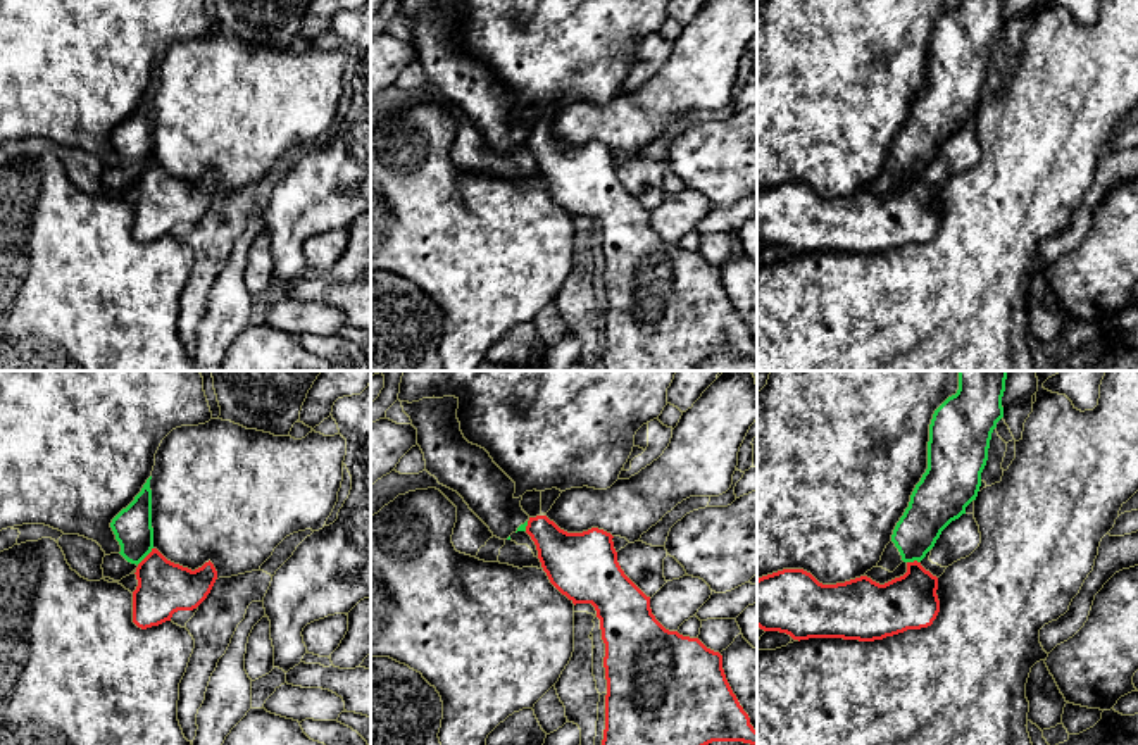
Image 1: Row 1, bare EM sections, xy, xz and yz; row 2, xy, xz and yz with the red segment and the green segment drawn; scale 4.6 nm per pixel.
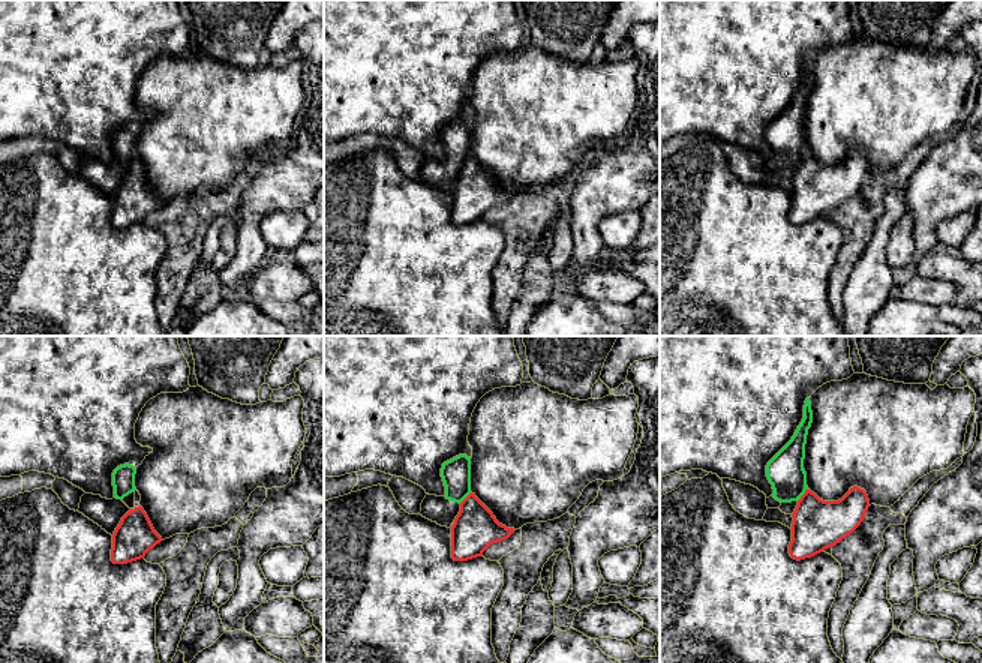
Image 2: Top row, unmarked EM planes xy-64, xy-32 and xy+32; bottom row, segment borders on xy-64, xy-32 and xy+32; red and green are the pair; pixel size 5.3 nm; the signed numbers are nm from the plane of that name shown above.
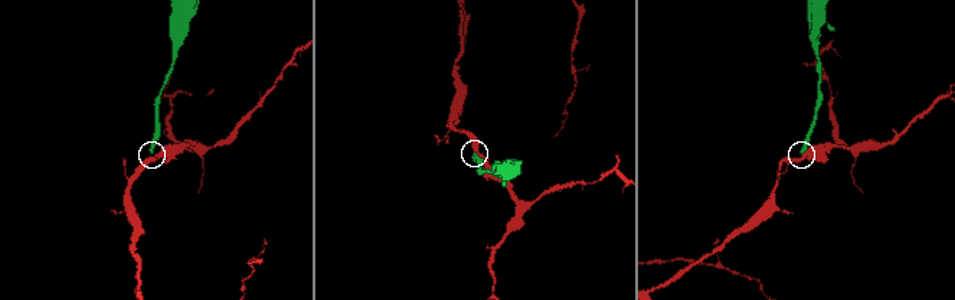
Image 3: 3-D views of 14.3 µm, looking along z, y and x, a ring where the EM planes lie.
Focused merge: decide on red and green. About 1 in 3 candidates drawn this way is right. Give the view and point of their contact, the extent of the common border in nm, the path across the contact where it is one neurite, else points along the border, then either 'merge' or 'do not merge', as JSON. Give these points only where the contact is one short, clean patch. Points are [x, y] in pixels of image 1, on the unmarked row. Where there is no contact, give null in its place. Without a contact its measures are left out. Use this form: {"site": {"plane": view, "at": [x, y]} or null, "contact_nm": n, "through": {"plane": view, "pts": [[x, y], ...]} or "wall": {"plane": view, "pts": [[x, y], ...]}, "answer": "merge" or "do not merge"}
{"site": {"plane": "xy", "at": [147, 169]}, "contact_nm": 120, "wall": {"plane": "xy", "pts": [[152, 161], [137, 178]]}, "answer": "do not merge"}

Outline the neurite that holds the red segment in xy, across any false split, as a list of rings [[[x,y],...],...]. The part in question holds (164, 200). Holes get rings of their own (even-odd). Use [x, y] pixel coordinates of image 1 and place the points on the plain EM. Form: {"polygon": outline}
{"polygon": [[[157,162],[138,178],[134,188],[133,236],[141,243],[171,235],[178,224],[197,222],[217,193],[210,174],[191,185],[167,174]]]}

